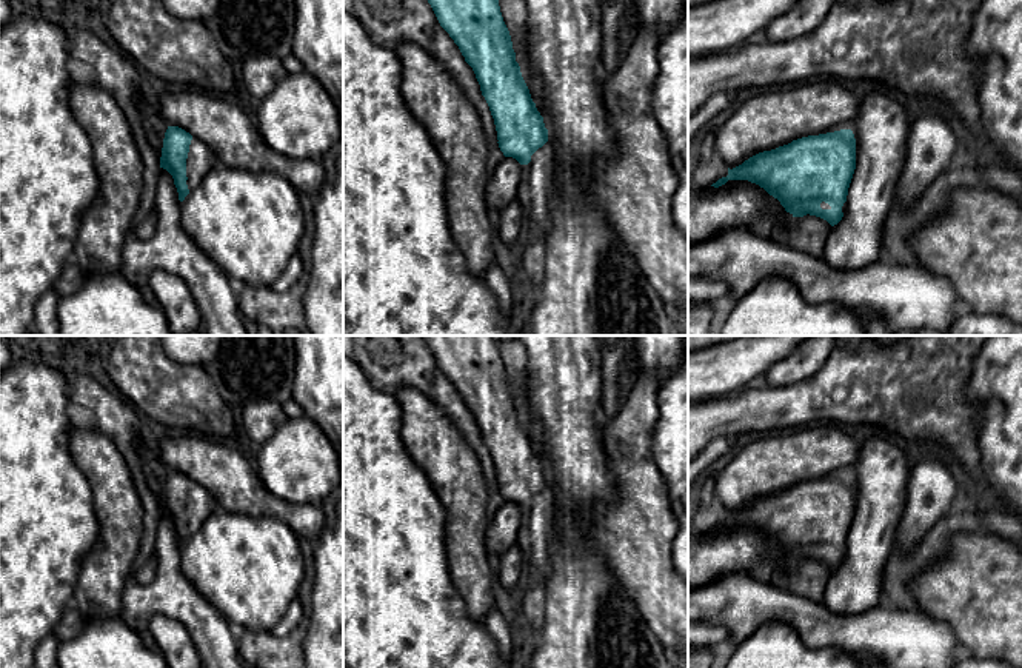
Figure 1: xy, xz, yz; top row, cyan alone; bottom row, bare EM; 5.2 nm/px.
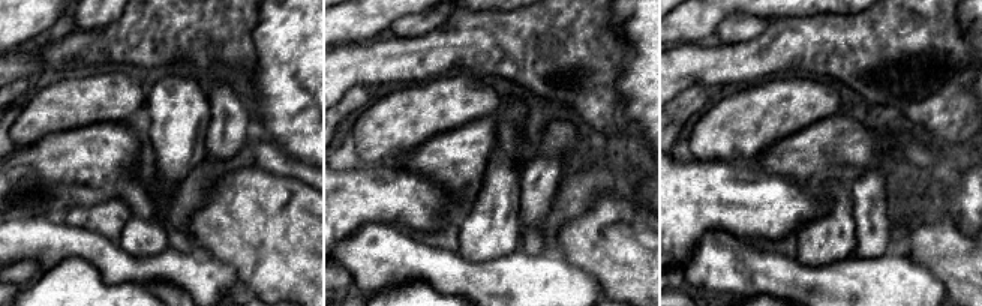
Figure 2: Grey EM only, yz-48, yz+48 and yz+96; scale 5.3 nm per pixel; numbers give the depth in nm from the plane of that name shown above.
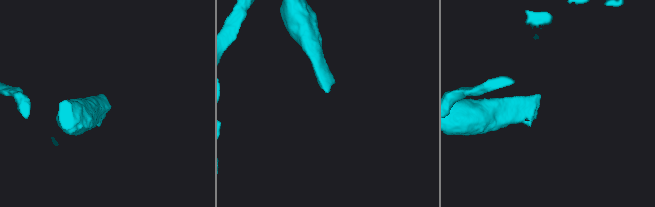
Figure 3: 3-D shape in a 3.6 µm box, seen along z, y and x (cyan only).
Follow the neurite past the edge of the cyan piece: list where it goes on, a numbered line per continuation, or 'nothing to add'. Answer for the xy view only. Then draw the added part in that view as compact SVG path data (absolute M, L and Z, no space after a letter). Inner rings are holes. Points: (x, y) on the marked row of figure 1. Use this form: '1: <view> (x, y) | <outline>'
1: xy (200, 160) | M192 137L186 159L186 185L189 192L200 185L215 165L219 165L215 154L203 142Z

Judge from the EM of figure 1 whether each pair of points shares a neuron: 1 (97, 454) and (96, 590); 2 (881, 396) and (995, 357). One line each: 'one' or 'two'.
1: one
2: two

